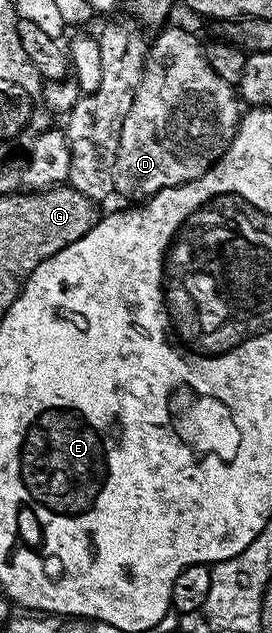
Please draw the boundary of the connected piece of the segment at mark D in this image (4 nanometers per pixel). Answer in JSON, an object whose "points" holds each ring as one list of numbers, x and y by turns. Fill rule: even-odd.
{"points":[[169,29,158,35,148,46,145,60,145,74,137,85,131,109,123,121,121,135,117,139,117,159,115,162,115,185,129,197,148,199,159,191,172,189,181,184,200,167,212,166,213,162,229,147,239,124,239,97,234,86,219,76,209,66,203,45,197,42,193,33,185,29]]}

